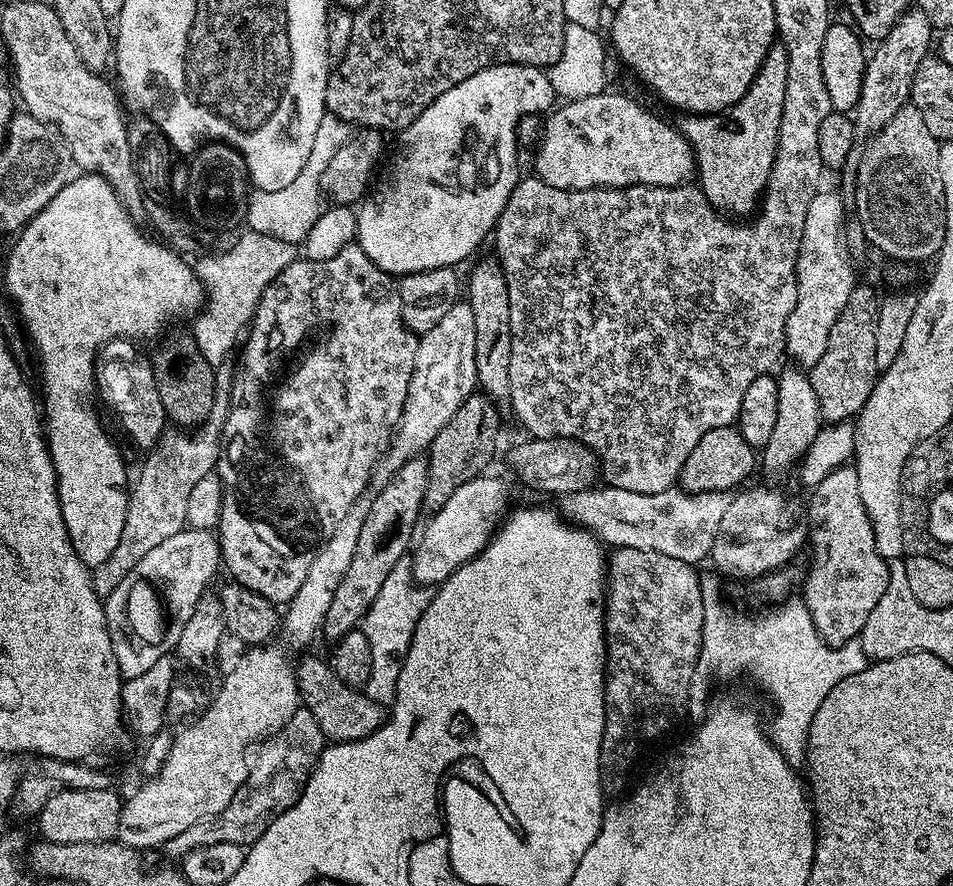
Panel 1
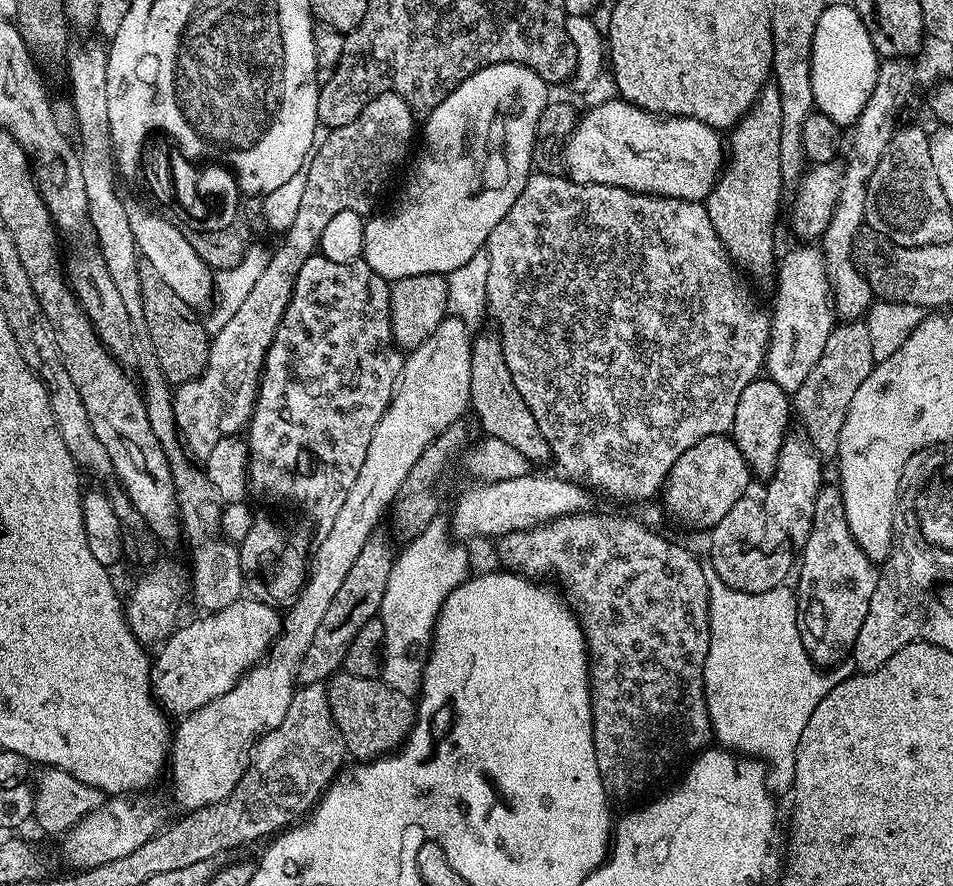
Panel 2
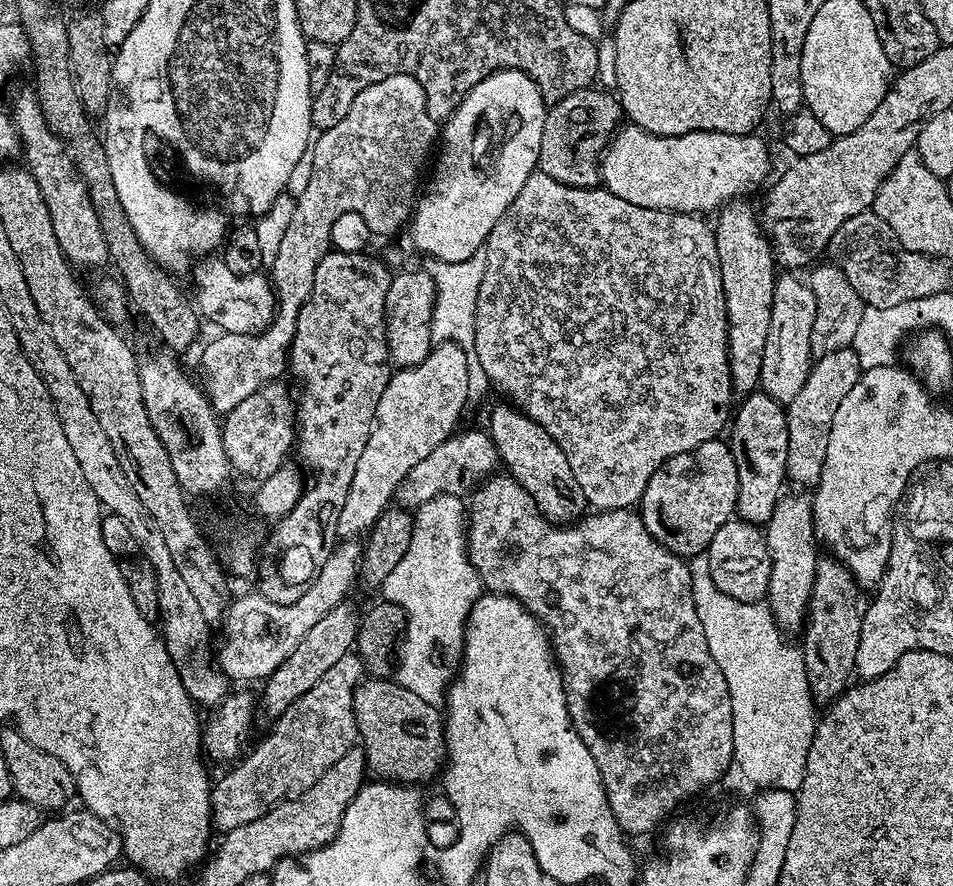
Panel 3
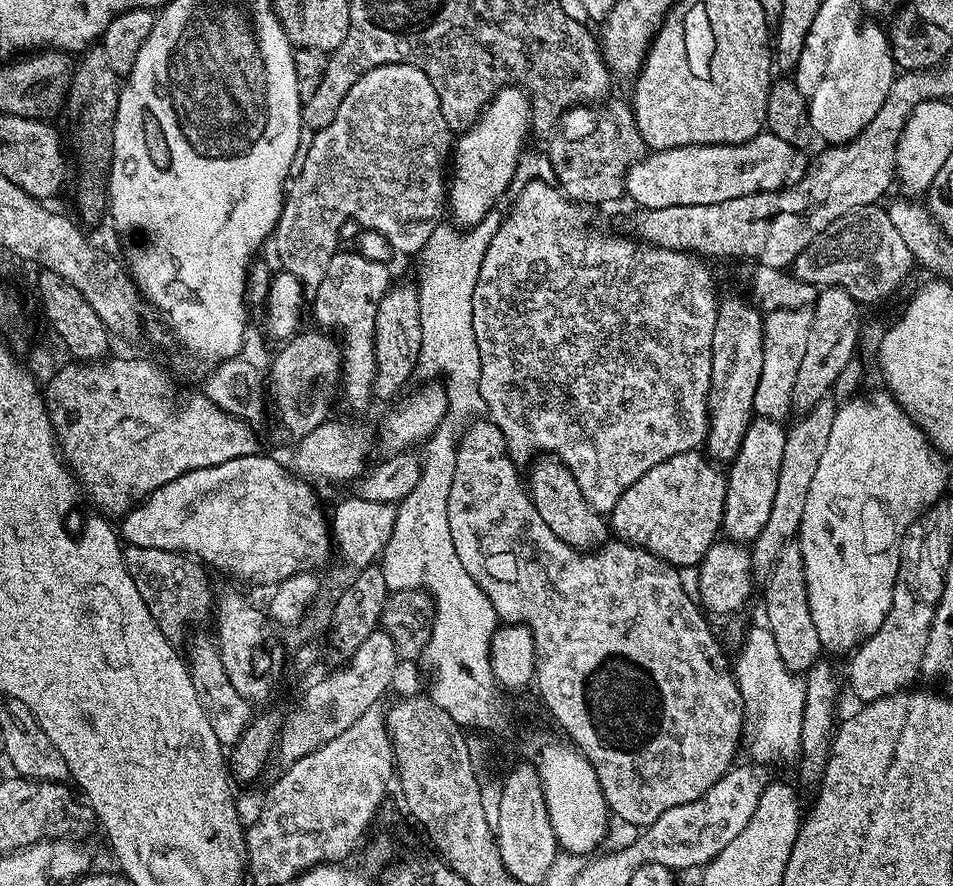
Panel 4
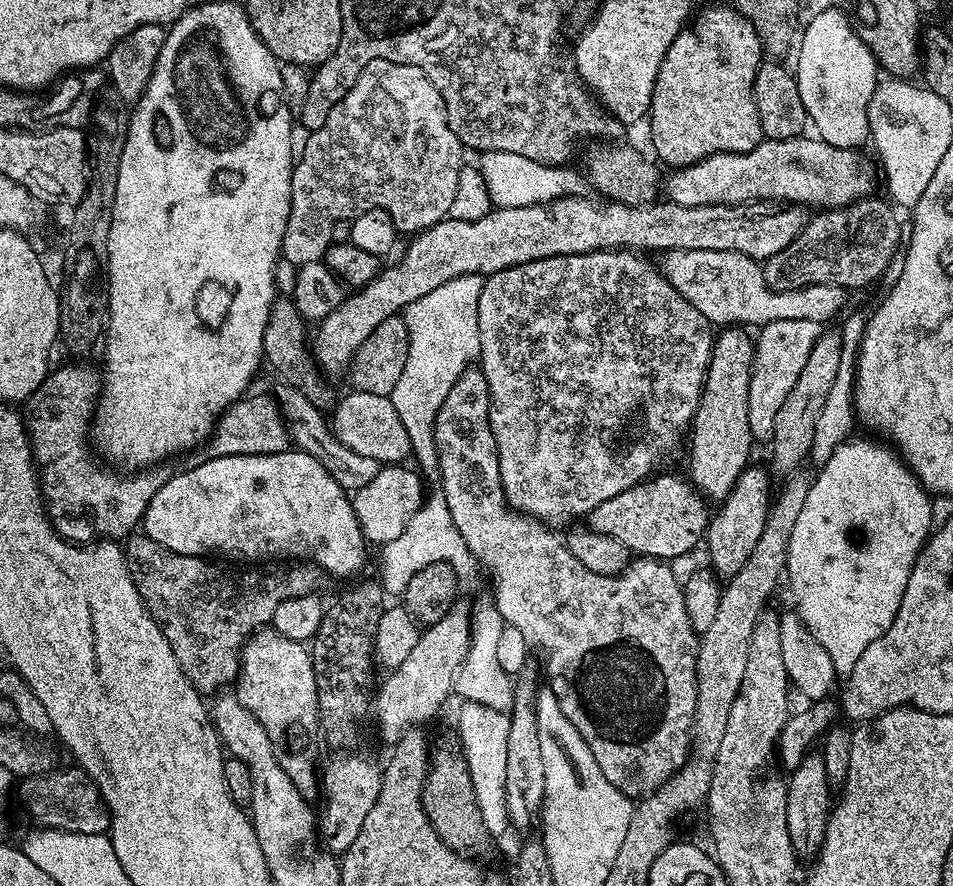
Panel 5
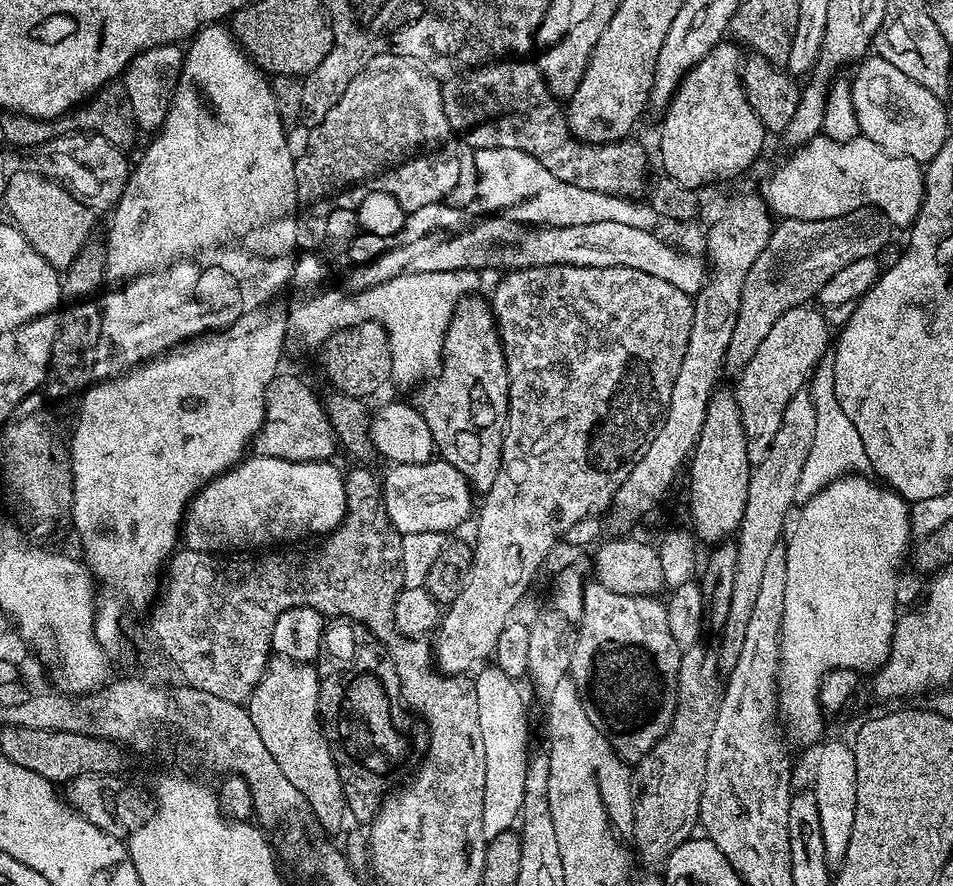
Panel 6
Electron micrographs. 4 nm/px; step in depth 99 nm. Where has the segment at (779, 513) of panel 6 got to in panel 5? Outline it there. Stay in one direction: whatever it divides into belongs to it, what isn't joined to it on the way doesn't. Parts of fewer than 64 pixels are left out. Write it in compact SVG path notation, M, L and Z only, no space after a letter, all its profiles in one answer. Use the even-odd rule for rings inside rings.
M821 331L818 342L814 342L814 350L810 350L810 358L806 358L806 366L803 367L802 374L798 374L798 382L794 382L790 394L786 394L786 402L782 402L778 415L774 417L774 434L770 441L772 447L770 468L773 473L787 474L797 471L803 465L800 463L804 458L806 460L809 457L818 418L826 406L830 386L834 386L834 378L838 378L841 344L839 331Z

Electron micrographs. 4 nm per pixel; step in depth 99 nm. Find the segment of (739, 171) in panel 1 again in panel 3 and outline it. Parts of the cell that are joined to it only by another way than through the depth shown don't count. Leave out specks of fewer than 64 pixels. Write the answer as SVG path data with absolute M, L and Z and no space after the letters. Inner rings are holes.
M744 198L728 201L719 209L715 217L716 224L714 220L718 266L726 298L730 378L733 393L736 394L757 391L760 383L762 354L766 346L766 334L770 334L770 314L778 279L778 265L772 254L772 241L764 235L757 209L755 212L746 201Z

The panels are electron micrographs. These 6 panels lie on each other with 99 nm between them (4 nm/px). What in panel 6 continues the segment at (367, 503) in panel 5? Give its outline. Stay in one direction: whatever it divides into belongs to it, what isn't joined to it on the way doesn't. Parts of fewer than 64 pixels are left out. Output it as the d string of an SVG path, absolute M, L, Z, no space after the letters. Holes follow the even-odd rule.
M433 458L420 465L393 463L388 469L389 472L382 476L384 509L401 537L423 532L451 534L471 512L473 515L474 489L450 462Z

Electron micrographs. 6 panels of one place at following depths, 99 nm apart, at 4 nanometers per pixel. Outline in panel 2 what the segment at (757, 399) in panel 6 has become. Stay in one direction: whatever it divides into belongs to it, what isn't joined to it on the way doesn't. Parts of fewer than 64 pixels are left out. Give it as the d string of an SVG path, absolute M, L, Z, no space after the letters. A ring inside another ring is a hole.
M804 242L799 246L801 248L792 248L785 256L783 253L779 257L774 272L776 301L770 307L772 329L763 367L767 379L778 382L778 386L782 386L782 390L789 394L795 394L802 382L806 382L818 358L822 358L826 338L830 338L834 327L832 287L826 274L824 256L819 247L811 243Z

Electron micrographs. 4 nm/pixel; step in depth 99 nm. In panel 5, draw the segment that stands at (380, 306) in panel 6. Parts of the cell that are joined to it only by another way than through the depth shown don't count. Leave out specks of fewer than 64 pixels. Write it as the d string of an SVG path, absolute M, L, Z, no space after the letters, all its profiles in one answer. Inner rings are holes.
M479 273L459 276L438 286L438 290L430 290L430 294L422 294L418 302L410 302L402 313L408 331L408 353L391 400L409 435L415 467L425 477L440 475L440 455L436 449L438 410L446 402L446 394L450 394L454 382L480 354L478 298L484 282L485 277Z

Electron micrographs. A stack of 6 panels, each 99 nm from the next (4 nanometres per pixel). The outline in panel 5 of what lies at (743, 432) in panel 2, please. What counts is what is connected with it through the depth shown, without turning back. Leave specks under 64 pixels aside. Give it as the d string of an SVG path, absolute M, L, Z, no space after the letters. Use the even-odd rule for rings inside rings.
M744 468L738 482L734 482L734 490L730 490L725 500L719 501L717 508L720 509L711 513L708 531L704 534L702 544L703 547L708 547L707 563L717 577L730 578L738 574L738 570L746 566L758 538L762 538L762 526L766 526L768 509L774 496L774 484L772 488L771 482L768 481L769 469L764 468Z

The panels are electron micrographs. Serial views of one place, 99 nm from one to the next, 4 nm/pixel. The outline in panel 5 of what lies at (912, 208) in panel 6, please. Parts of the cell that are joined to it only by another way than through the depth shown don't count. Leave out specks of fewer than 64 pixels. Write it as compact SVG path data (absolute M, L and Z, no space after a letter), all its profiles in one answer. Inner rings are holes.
M808 134L785 140L765 138L760 141L758 146L754 146L754 150L749 152L719 152L685 168L675 169L671 173L672 177L669 180L667 177L666 180L667 199L671 203L682 206L787 202L788 204L811 206L816 210L843 208L873 195L872 168L860 155L861 153L857 149L830 146L825 140L813 138Z

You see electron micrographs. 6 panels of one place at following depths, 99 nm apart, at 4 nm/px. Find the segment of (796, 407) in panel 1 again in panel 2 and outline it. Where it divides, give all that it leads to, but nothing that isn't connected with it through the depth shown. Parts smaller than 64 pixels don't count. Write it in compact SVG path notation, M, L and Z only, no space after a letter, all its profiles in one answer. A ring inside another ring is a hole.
M803 434L785 435L782 450L778 454L778 466L774 474L766 481L768 488L762 495L764 513L773 525L776 524L788 535L795 546L802 546L810 538L810 526L814 526L814 502L822 487L820 481L821 457L816 455L812 441Z

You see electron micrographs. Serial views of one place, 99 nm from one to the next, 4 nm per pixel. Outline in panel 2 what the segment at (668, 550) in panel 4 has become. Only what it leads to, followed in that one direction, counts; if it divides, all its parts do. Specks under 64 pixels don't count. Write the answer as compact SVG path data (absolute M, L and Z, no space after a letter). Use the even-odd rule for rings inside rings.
M731 435L702 438L702 442L694 442L678 462L668 472L664 482L662 497L664 508L676 520L681 520L688 528L704 528L711 530L726 514L730 514L730 506L738 502L747 492L750 473L746 458L742 458L742 450L733 442Z

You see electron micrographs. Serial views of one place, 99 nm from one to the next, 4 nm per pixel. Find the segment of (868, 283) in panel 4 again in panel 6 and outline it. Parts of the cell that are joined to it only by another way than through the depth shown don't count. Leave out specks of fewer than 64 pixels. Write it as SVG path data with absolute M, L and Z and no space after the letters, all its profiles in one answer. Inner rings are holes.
M859 208L850 214L842 214L838 218L826 218L825 220L786 220L781 219L773 227L766 248L758 254L754 264L750 266L746 274L745 285L742 286L741 304L737 312L737 321L734 324L730 344L726 347L723 371L732 378L739 377L744 367L754 358L754 350L762 346L762 338L770 334L770 326L786 314L786 310L798 308L815 301L820 295L822 286L838 274L844 266L850 266L850 262L858 262L858 258L879 257L880 251L888 244L888 239L894 235L892 223L877 210L877 208Z

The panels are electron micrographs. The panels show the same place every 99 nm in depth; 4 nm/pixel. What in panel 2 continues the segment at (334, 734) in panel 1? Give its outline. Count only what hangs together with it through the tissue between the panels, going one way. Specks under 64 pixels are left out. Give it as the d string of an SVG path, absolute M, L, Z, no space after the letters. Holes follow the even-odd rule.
M339 671L326 684L334 722L344 739L344 751L360 762L375 760L396 751L404 743L408 729L416 720L413 697L394 690L383 679L358 678Z

